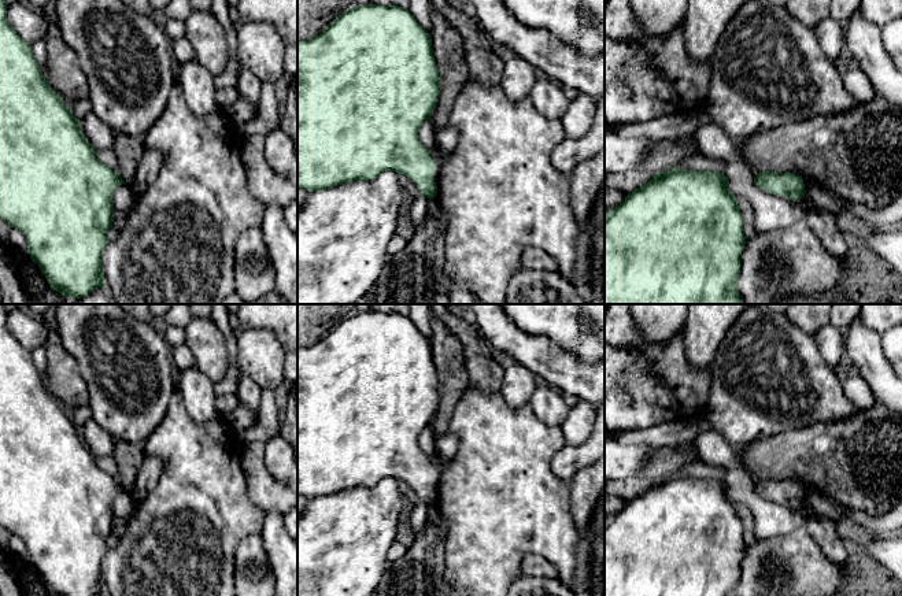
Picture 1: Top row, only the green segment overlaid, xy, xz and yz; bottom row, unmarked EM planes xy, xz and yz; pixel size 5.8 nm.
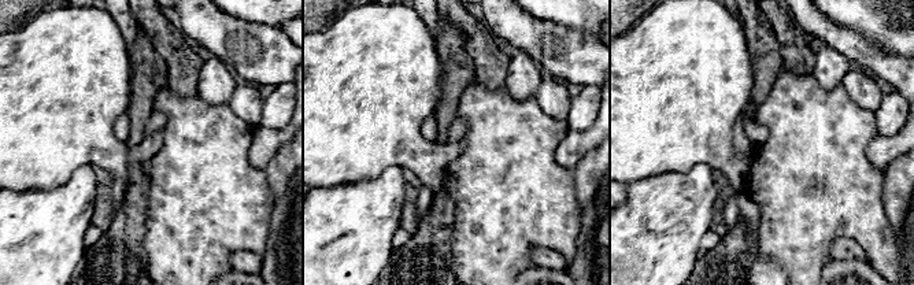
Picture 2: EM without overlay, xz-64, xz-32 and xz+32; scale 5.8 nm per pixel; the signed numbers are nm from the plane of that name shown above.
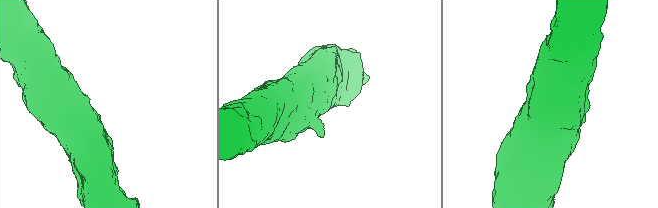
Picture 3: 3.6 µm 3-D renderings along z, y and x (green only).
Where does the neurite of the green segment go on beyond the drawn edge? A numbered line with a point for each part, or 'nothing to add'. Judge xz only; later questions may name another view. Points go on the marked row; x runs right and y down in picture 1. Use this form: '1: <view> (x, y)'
1: xz (440, 156)

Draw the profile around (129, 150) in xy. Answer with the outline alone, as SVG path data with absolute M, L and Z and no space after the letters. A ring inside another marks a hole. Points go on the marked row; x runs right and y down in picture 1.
M115 134L112 149L118 159L118 174L125 184L132 182L145 152L143 137Z

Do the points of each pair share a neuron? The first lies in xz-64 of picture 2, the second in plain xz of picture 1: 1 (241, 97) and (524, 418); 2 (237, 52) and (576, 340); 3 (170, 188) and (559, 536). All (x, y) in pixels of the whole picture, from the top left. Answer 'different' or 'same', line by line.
1: different
2: different
3: same

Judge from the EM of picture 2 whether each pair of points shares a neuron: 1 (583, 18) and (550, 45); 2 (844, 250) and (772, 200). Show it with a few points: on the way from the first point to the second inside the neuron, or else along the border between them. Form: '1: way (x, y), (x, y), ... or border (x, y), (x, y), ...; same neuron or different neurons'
1: border (539, 19), (578, 29), (595, 40); different neurons
2: border (829, 247), (839, 237), (850, 237), (863, 251); different neurons

